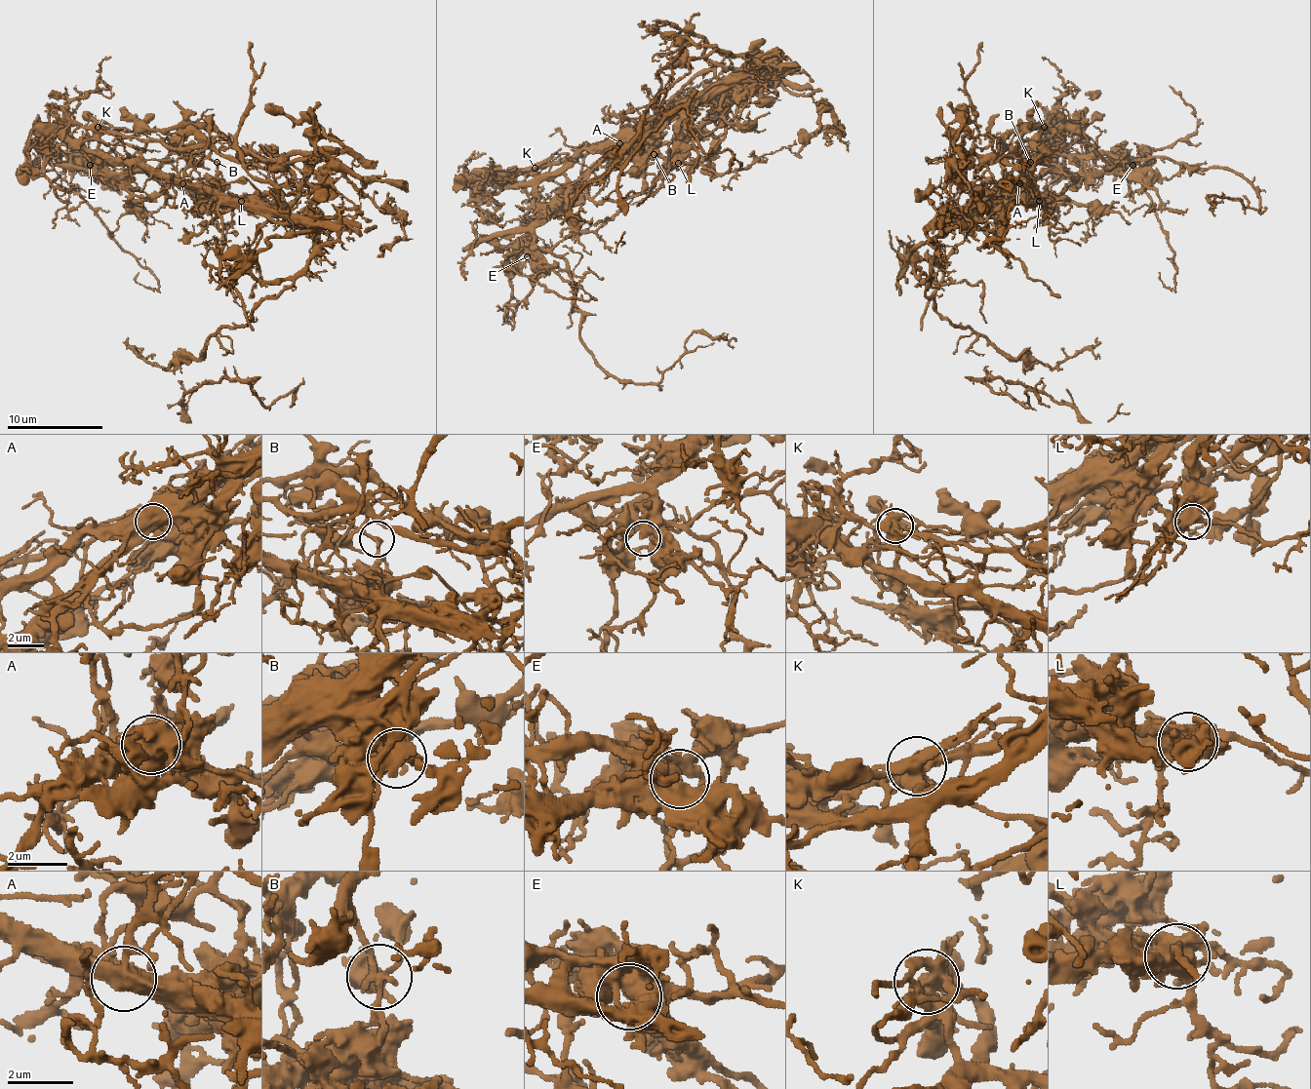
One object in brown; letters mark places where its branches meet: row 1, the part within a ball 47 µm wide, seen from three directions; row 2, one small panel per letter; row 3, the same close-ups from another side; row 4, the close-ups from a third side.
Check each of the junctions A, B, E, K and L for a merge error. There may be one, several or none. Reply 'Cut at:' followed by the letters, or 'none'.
Cut at: A, B, K

